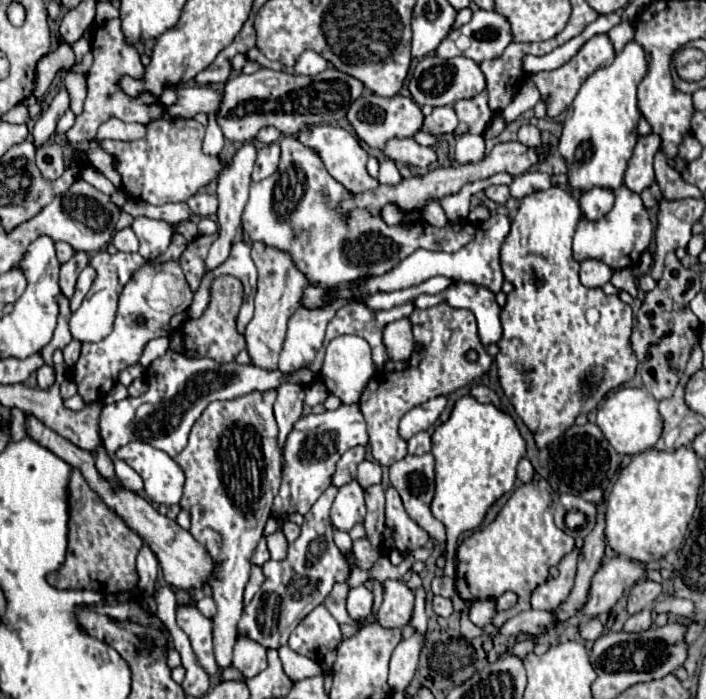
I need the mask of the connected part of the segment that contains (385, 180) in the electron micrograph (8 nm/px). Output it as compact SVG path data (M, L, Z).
M386 158L386 160L380 162L380 174L378 174L378 180L380 180L380 184L398 184L398 182L402 180L402 176L400 176L400 172L398 172L394 160Z

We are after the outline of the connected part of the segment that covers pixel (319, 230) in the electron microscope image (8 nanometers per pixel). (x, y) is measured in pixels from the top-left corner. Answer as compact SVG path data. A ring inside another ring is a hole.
M282 136L280 148L282 158L278 172L250 184L250 198L242 214L242 230L252 240L290 252L296 266L312 284L326 288L352 284L388 272L418 248L458 252L474 238L476 226L468 220L450 222L444 228L434 228L420 220L414 222L412 228L402 228L386 226L380 216L372 216L366 210L352 210L348 218L342 218L336 214L336 206L352 194L326 172L318 152L306 148L296 136Z

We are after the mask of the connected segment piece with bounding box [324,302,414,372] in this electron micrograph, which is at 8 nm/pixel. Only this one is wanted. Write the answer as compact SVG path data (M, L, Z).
M352 302L352 304L340 308L336 312L336 316L330 320L324 344L342 334L362 336L372 346L372 360L380 372L382 364L388 360L386 346L382 342L382 332L384 332L386 324L400 320L404 316L410 316L412 310L414 310L412 302L390 308L390 310L378 310L378 312L374 312L372 308L366 308L366 304L362 304L362 302Z

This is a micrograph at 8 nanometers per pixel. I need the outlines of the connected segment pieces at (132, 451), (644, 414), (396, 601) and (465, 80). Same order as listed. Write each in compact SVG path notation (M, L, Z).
M130 442L122 446L116 456L142 476L144 490L152 502L166 506L180 504L184 472L166 452L146 442Z
M620 388L616 392L610 392L604 404L598 408L596 424L600 426L610 446L622 456L634 456L650 450L662 434L662 416L658 412L658 400L654 400L654 396L650 396L650 392L646 392L644 388Z
M386 580L384 602L376 614L376 620L384 628L402 628L410 622L414 610L414 592L402 580Z
M426 56L422 62L418 62L412 80L408 84L410 94L414 102L420 106L430 104L430 106L446 106L446 104L456 104L458 100L474 98L486 88L486 78L482 76L480 66L470 60L470 58L438 58L438 56Z

